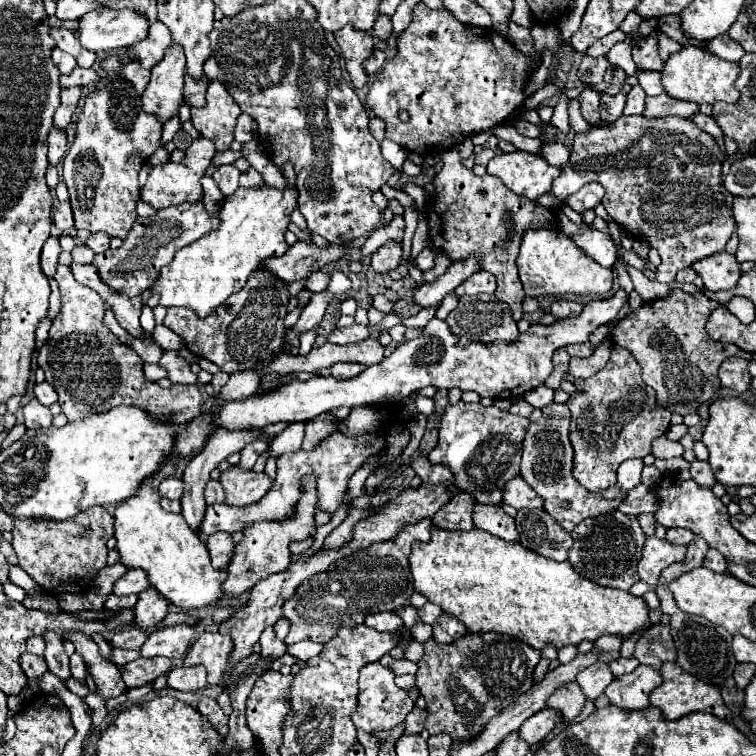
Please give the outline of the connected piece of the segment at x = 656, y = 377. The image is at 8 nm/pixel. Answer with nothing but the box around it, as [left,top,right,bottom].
[611,289,745,415]

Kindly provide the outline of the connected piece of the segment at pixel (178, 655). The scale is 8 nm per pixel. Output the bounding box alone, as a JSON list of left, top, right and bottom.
[141,623,197,659]

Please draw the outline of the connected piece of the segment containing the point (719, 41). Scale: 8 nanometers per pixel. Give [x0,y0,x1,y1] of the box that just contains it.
[707,33,745,63]

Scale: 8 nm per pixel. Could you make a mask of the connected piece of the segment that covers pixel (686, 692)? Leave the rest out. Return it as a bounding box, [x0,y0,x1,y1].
[649,663,731,721]

